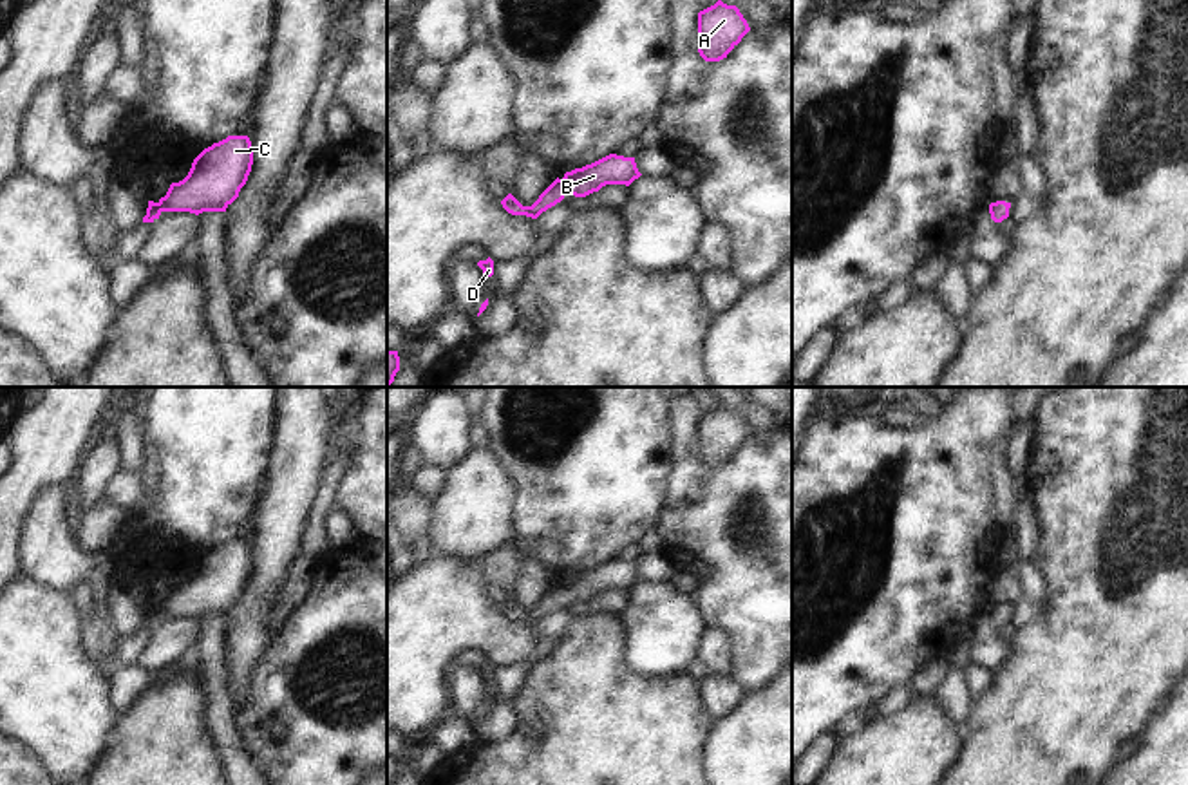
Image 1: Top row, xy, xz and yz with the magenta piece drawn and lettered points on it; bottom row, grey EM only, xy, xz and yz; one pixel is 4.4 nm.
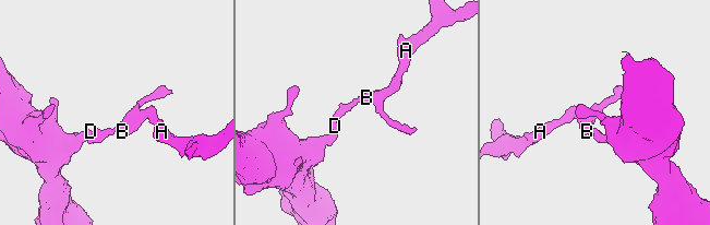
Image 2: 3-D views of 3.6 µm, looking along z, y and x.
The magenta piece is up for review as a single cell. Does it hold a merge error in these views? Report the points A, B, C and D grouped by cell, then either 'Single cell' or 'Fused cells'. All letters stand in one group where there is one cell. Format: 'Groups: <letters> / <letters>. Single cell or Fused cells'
Groups: A B C D. Single cell.

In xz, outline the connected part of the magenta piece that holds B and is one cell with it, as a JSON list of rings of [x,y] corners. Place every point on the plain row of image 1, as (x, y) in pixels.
[[[609,559],[591,570],[566,577],[562,584],[557,582],[532,611],[523,611],[512,599],[501,610],[512,620],[537,624],[542,617],[561,608],[566,599],[586,602],[606,590],[629,591],[640,581],[635,563]]]

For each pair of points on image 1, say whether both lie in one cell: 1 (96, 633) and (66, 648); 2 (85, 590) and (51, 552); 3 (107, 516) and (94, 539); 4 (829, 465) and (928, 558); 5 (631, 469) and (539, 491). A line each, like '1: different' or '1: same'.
1: different
2: different
3: same
4: same
5: same

